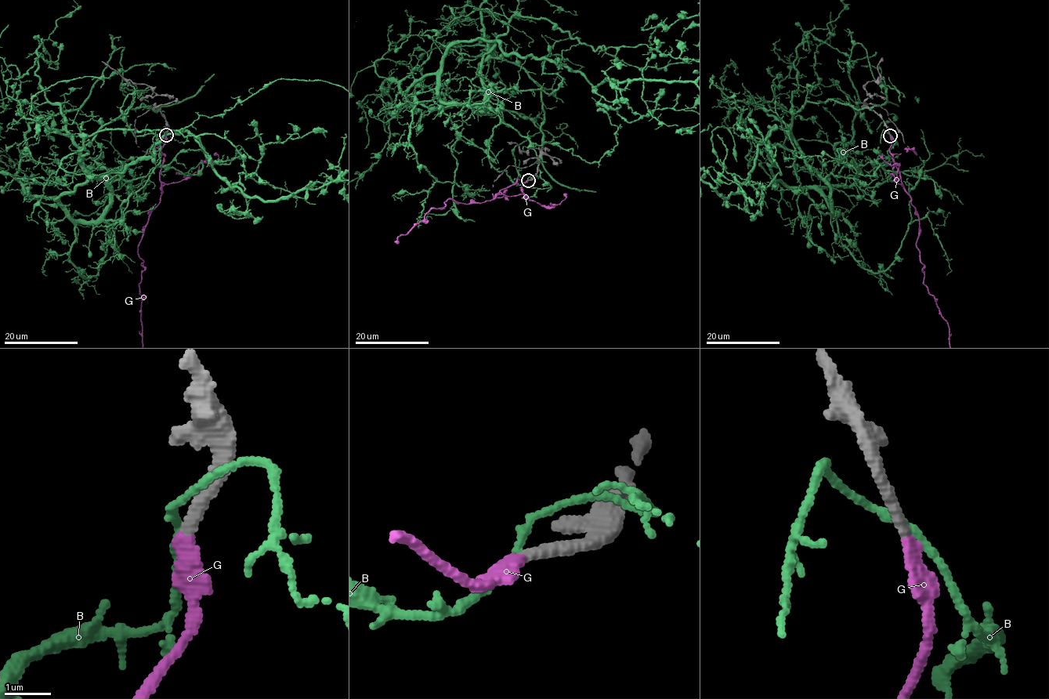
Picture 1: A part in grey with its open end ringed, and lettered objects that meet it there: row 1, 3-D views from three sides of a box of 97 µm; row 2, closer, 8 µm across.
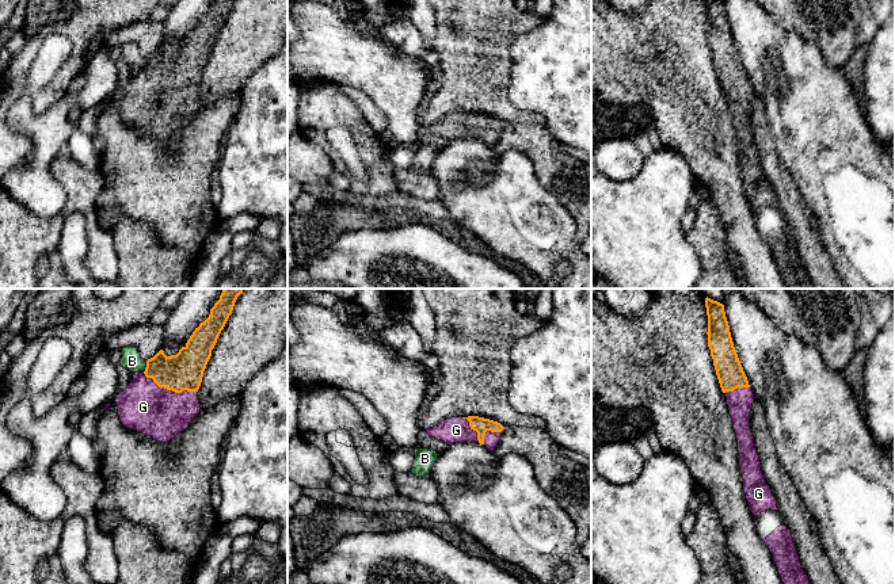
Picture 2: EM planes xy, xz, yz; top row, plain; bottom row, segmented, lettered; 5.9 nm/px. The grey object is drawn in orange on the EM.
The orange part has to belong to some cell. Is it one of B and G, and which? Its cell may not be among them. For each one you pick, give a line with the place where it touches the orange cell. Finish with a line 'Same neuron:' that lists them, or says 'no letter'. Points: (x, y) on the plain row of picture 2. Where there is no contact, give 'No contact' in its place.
G: Touches orange at xy (170, 86)
Same neuron: G

